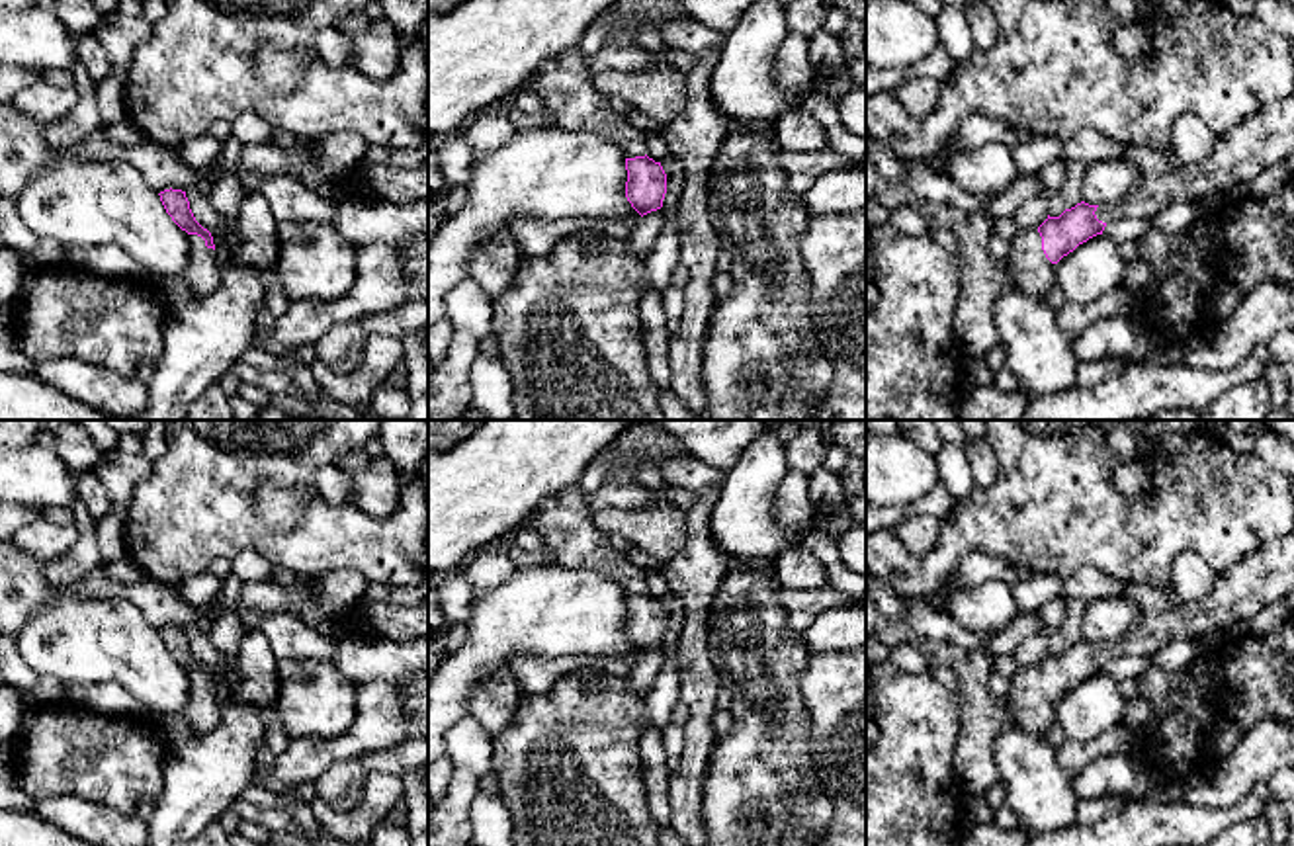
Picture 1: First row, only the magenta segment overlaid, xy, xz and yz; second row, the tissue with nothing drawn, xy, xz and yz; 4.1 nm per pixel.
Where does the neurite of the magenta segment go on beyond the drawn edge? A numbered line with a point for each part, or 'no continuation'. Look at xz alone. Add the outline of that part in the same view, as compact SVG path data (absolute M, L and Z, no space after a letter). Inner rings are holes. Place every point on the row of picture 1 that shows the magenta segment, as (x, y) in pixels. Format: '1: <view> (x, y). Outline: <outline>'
1: xz (565, 84). Outline: M579 47L541 63L528 80L528 88L543 100L555 125L573 133L602 135L614 141L627 158L647 154L647 133L629 125L594 88L588 61Z

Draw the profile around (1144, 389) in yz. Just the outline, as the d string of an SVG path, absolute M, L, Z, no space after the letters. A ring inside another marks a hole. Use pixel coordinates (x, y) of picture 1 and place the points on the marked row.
M1253 356L1231 371L1145 360L1089 389L1071 387L1044 397L1028 397L1020 420L1136 420L1153 418L1161 410L1200 414L1229 387L1257 377L1261 377L1261 365Z

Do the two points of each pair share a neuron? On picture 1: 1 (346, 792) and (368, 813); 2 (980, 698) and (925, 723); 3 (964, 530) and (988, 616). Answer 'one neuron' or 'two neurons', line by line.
1: two neurons
2: two neurons
3: two neurons

